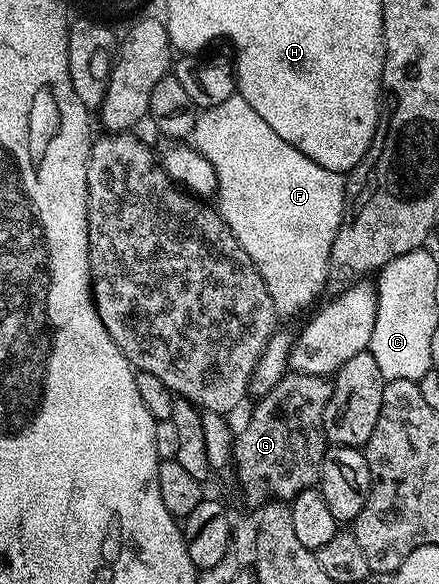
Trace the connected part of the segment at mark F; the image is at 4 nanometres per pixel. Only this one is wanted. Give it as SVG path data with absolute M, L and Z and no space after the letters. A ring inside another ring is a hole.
M238 93L229 96L229 100L224 100L222 104L206 107L196 117L193 145L201 156L205 156L205 160L209 160L209 164L213 164L217 176L219 215L223 217L225 224L233 232L233 236L237 236L237 244L241 244L241 248L245 248L245 252L249 256L249 260L253 260L257 272L261 272L261 280L265 280L265 288L269 288L269 296L273 296L276 315L299 314L306 306L314 307L320 301L319 293L329 286L331 249L333 240L343 223L343 208L347 204L347 183L344 175L333 172L329 168L321 168L321 164L309 160L309 156L302 154L297 148L293 148L293 144L281 140L281 136L277 136L277 132L273 132L273 128L269 128L269 124L265 124L265 120L261 120L261 116L257 116L257 112L253 112L253 108L249 108L247 101Z

